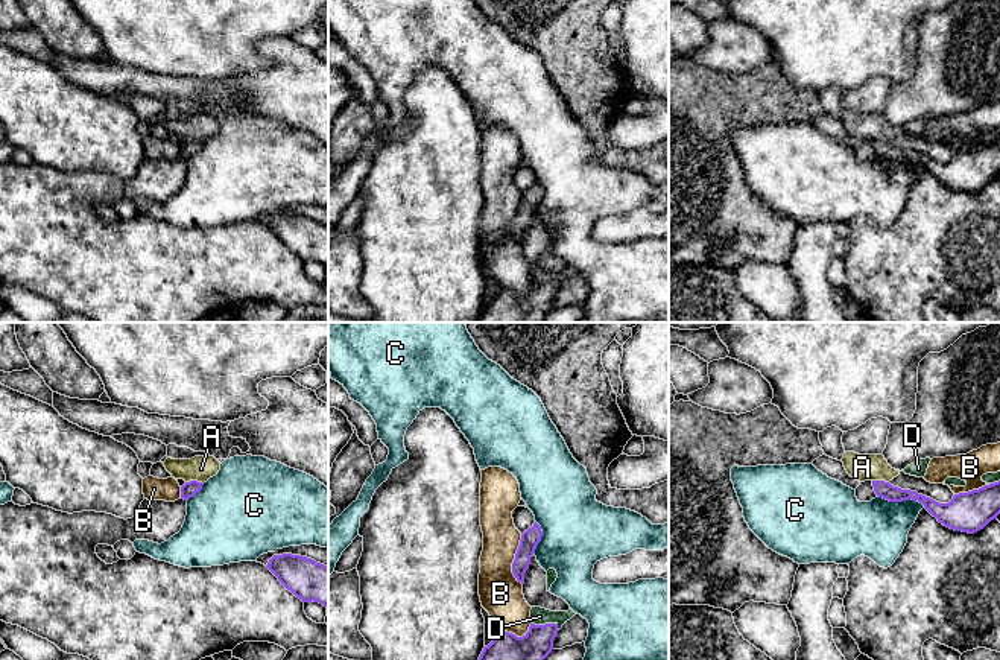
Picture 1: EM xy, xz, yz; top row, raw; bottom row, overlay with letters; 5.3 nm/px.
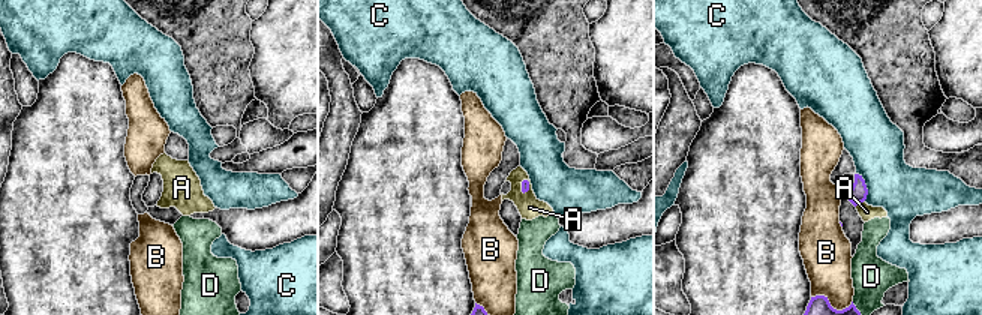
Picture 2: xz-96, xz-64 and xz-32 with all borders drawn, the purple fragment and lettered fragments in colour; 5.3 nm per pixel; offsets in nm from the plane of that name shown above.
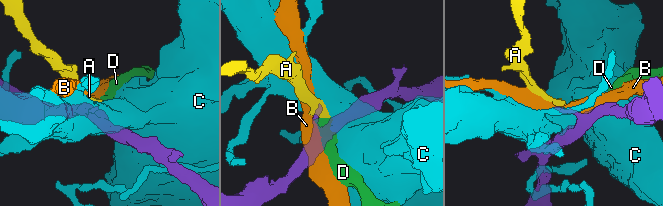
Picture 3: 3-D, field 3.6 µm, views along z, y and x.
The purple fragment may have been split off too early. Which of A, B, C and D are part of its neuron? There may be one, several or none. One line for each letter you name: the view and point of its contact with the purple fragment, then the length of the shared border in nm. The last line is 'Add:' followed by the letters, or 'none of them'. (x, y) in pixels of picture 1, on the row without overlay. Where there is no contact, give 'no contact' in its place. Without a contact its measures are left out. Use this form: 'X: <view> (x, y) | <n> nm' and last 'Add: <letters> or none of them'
Add: none of them

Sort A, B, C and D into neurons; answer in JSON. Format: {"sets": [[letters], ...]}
{"sets": [["A", "D"], ["B"], ["C"]]}

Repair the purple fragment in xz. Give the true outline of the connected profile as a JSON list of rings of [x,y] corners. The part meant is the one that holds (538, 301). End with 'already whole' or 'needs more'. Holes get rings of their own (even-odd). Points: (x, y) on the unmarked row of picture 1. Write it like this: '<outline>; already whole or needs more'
[[[530,283],[523,297],[500,290],[483,307],[477,322],[541,322],[552,312],[558,290],[558,283]]]; already whole

